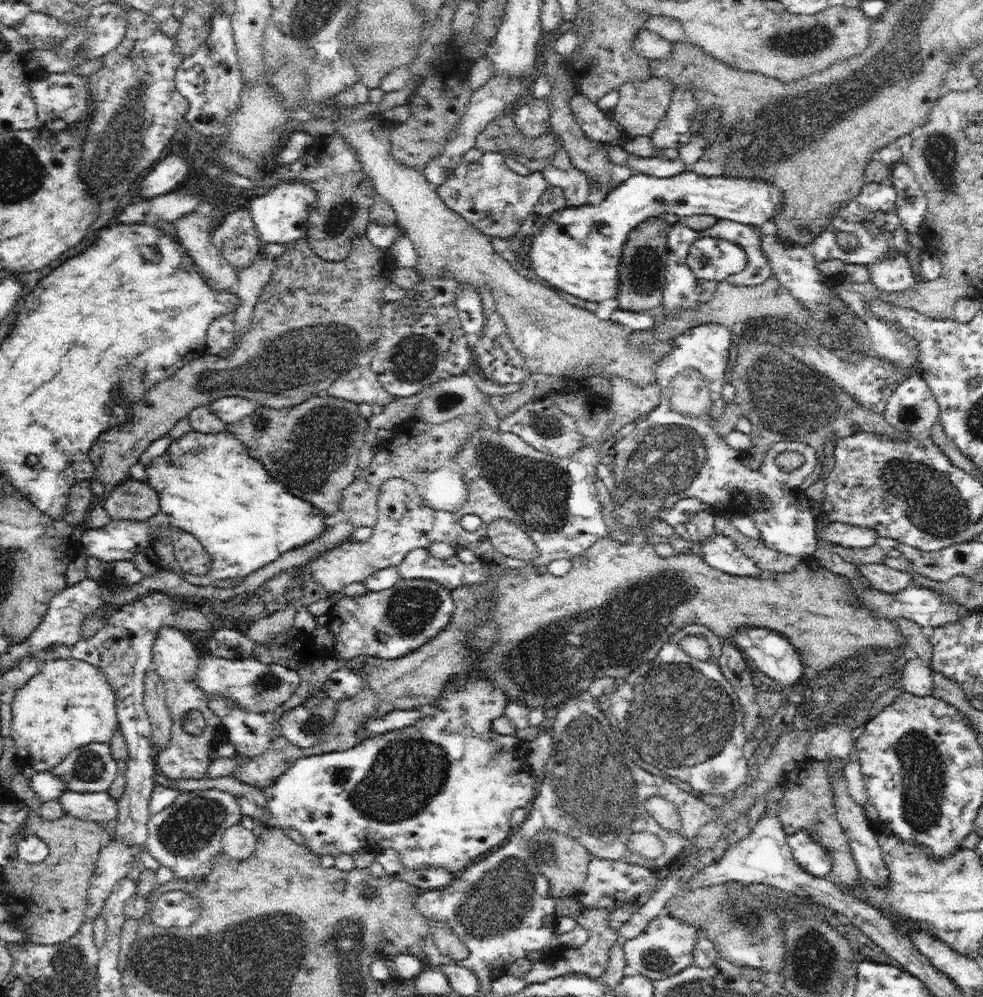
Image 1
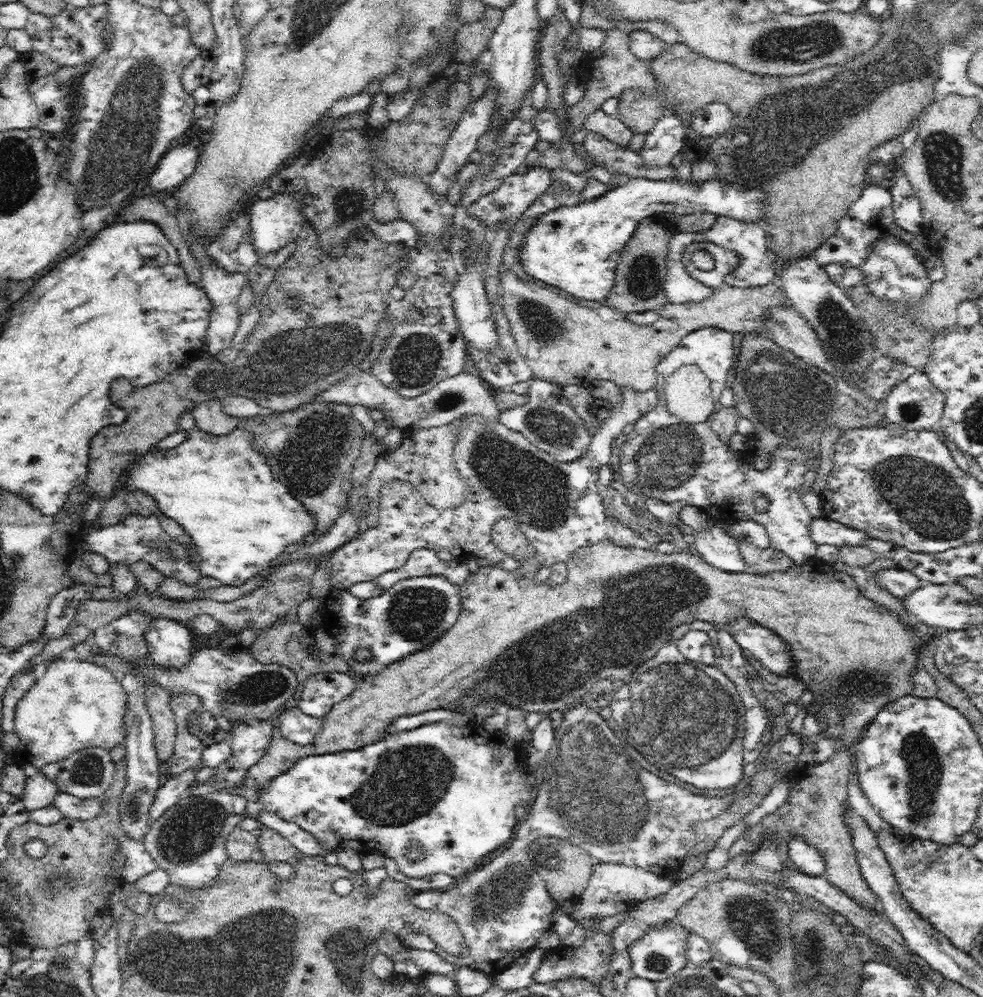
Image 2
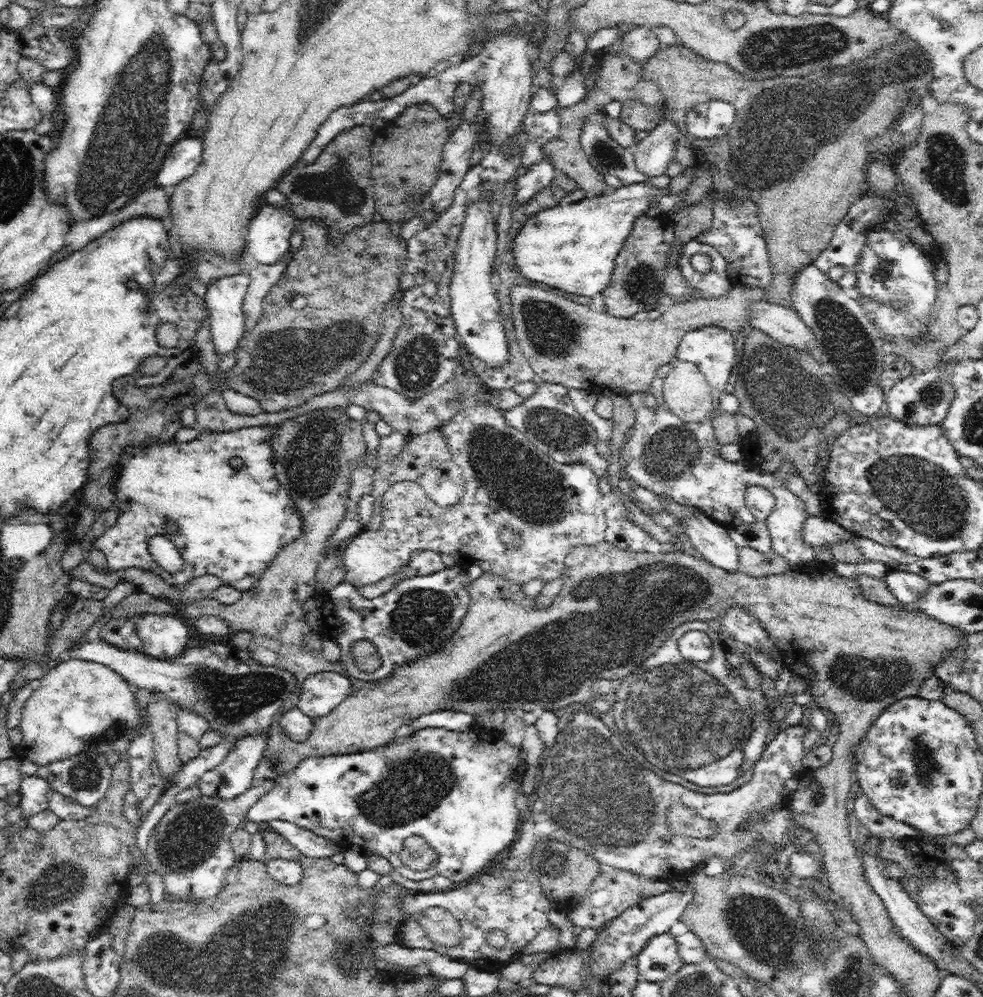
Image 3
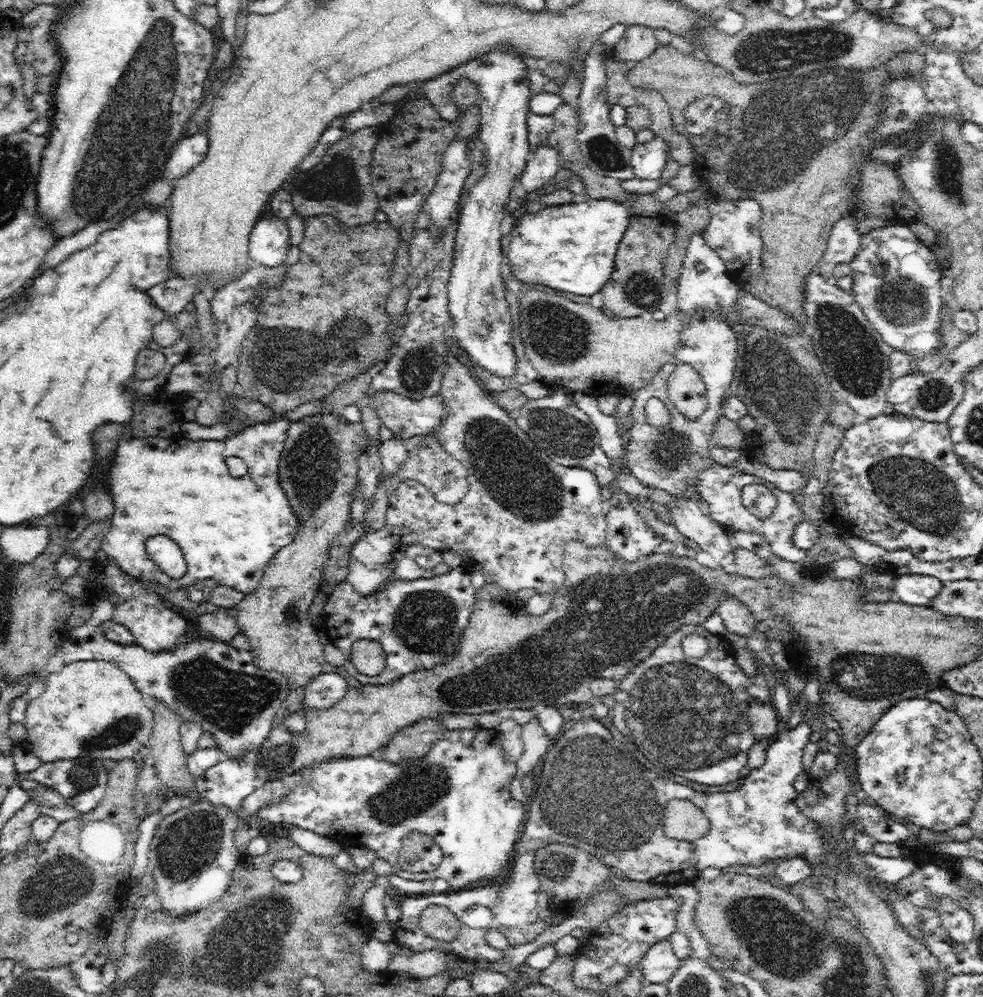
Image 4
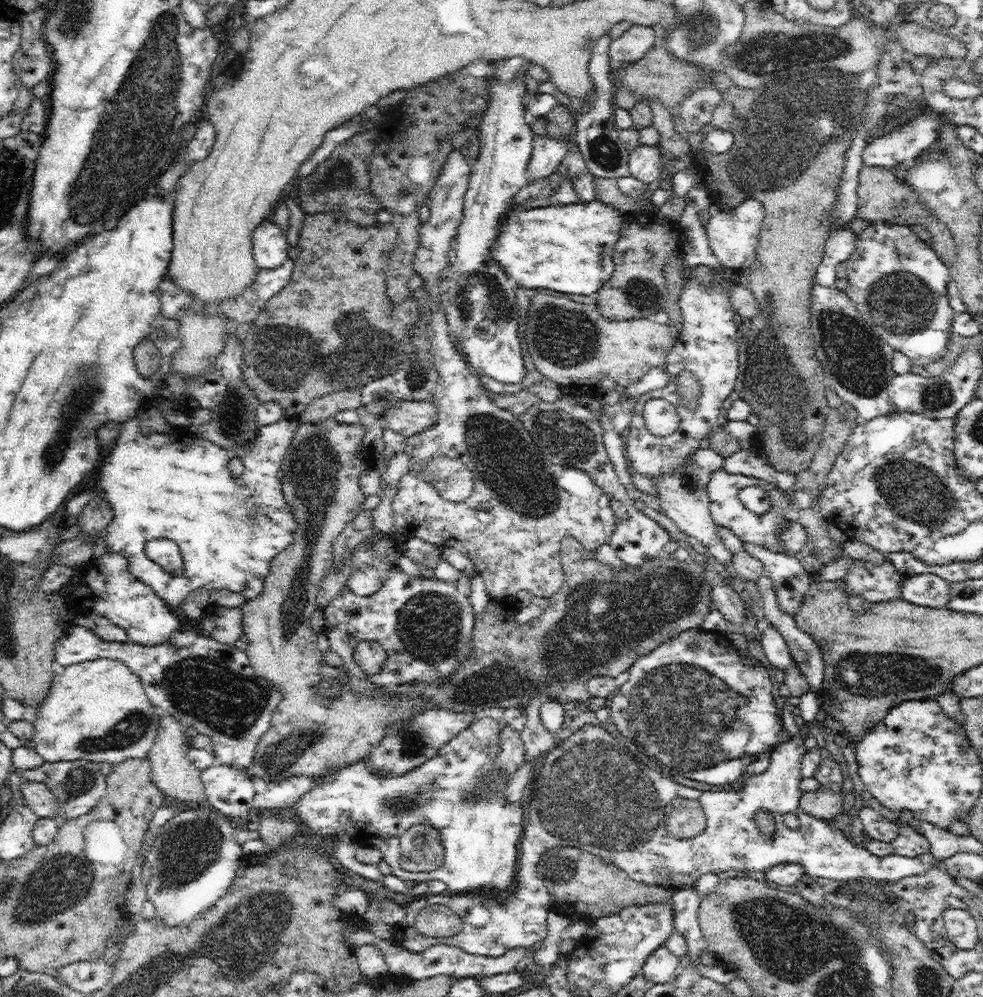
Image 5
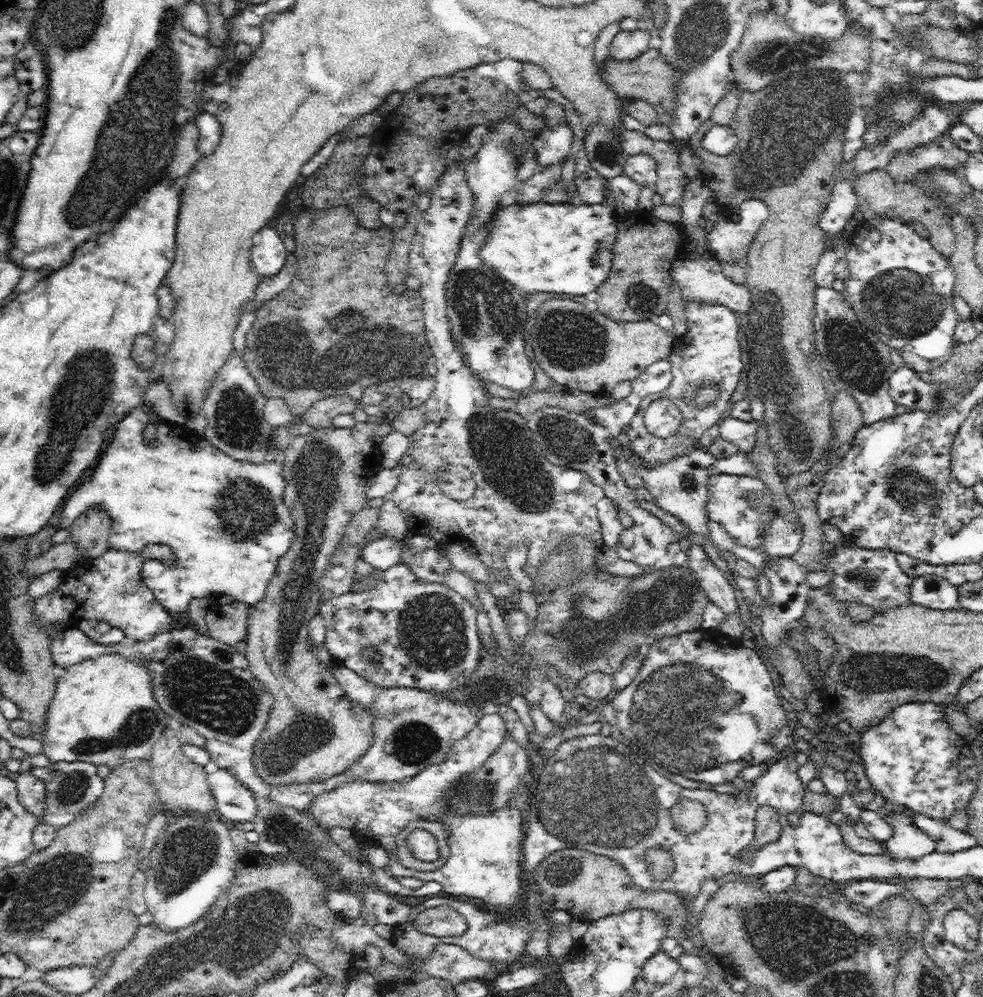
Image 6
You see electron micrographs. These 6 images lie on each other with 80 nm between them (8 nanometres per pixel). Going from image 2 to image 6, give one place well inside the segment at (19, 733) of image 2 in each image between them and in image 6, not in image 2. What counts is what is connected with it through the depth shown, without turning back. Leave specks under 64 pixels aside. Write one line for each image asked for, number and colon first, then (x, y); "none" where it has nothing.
3: (81, 706)
4: (91, 707)
5: (97, 710)
6: (103, 711)

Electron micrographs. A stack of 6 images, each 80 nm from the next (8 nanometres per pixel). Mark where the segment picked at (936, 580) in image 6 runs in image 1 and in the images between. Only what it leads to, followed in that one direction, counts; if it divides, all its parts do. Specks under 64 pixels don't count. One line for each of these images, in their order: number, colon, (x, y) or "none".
1: (881, 577)
2: (899, 582)
3: (907, 587)
4: (912, 589)
5: (928, 589)

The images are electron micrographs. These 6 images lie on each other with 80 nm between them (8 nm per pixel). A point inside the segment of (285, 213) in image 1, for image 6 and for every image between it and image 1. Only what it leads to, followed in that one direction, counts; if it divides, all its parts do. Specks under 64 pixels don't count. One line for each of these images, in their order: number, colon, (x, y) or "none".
2: (274, 221)
3: (268, 236)
4: (269, 240)
5: (270, 244)
6: (268, 254)

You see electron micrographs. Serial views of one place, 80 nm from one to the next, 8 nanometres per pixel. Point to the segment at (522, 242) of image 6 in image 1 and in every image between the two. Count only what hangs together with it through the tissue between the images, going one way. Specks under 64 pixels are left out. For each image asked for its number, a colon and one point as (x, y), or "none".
1: (579, 250)
2: (578, 247)
3: (573, 246)
4: (572, 247)
5: (569, 248)

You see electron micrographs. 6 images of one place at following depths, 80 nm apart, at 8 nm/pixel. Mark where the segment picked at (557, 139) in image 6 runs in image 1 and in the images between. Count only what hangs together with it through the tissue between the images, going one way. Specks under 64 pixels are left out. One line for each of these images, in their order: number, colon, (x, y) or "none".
1: (497, 200)
2: (516, 193)
3: (538, 176)
4: (544, 165)
5: (547, 153)

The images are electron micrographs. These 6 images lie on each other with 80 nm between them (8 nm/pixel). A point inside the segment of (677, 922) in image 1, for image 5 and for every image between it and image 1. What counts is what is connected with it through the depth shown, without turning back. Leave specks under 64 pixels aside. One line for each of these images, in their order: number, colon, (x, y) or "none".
2: (660, 953)
3: (659, 959)
4: (659, 964)
5: (661, 967)

